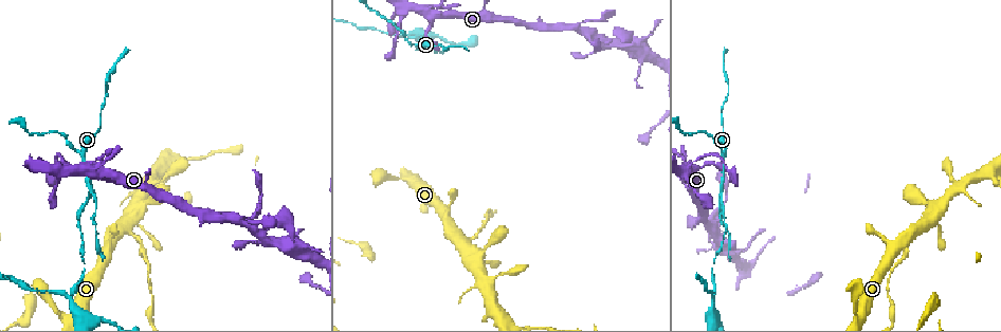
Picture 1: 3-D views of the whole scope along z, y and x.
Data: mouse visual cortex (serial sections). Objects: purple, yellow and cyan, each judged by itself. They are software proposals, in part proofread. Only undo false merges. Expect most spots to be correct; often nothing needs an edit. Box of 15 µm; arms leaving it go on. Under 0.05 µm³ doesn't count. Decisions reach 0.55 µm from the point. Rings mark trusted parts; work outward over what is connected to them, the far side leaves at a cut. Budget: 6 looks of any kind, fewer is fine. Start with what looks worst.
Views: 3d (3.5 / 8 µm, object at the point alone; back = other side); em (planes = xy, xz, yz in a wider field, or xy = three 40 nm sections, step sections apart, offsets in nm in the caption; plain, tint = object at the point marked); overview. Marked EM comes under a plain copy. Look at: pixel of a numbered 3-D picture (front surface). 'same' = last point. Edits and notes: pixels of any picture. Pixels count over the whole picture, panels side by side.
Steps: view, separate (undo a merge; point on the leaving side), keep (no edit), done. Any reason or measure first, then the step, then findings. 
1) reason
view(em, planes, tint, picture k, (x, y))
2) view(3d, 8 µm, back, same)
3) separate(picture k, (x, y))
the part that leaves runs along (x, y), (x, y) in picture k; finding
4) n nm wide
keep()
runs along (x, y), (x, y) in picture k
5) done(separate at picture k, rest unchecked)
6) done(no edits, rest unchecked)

a narrow waist
view(3d, 8 µm, picture 1, (721, 194))

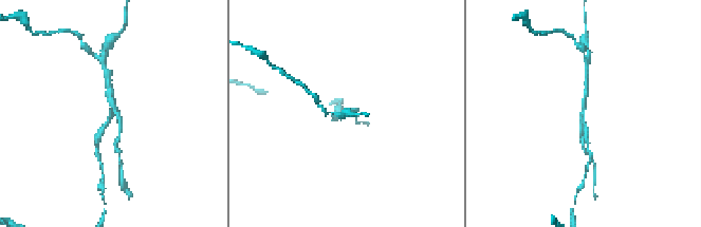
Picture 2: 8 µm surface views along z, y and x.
now the EM
view(em, xy, step 3, tint, picture 2, (353, 109))

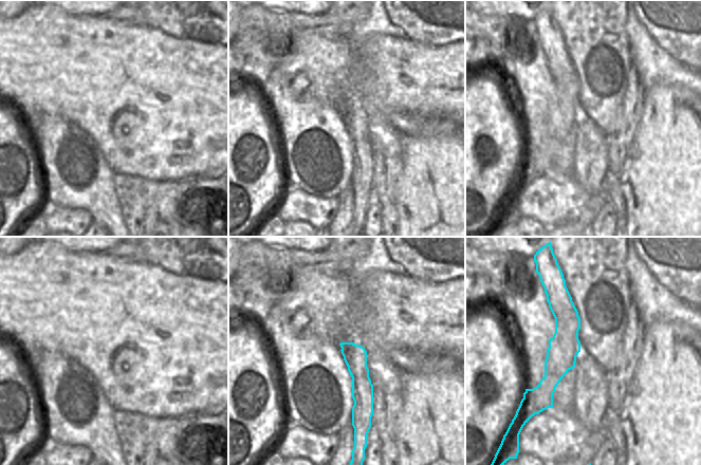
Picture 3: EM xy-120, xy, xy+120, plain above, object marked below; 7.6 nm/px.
keep()
runs along (108, 81), (114, 113), (98, 137) in picture 2; one cell here

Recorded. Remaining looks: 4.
arms part here
view(3d, 3.5 µm, picture 1, (410, 38))

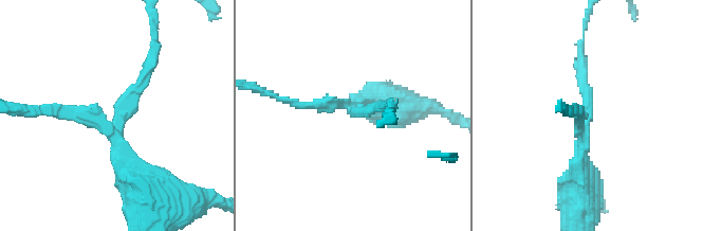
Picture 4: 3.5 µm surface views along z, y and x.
shape alone is not enough
view(em, planes, tint, picture 4, (119, 123))

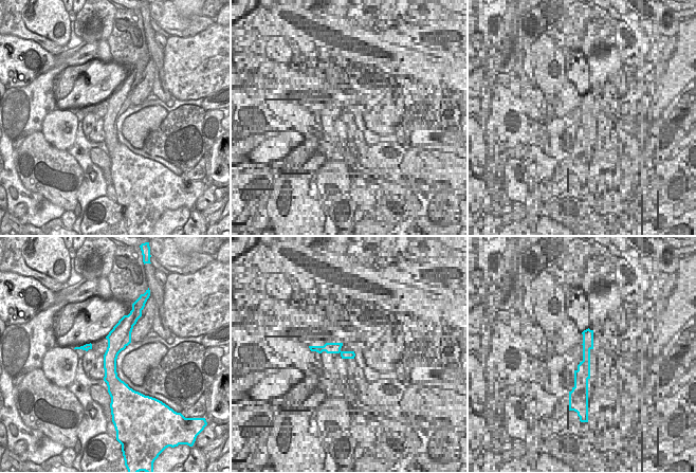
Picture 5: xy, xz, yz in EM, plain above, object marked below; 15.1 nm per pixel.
another direction
view(em, xy, step 5, tint, same)

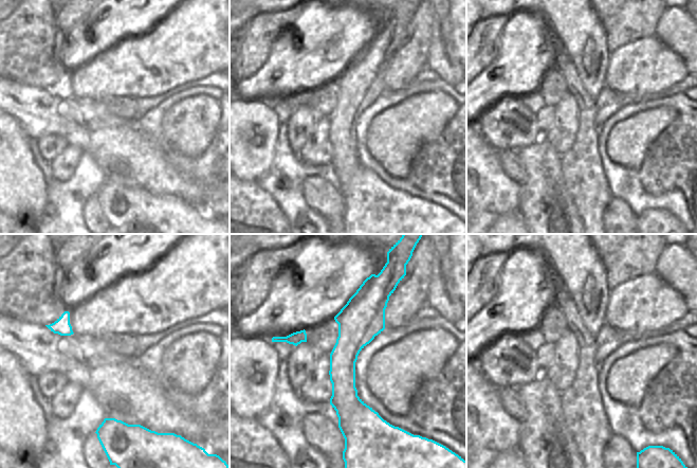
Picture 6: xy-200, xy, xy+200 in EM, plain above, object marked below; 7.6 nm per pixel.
keep()
all the same cell

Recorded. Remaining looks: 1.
done(no edits, rest unchecked)

